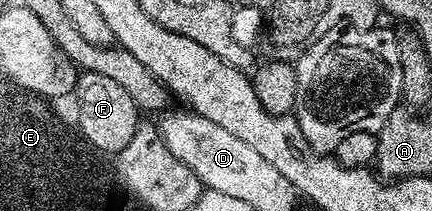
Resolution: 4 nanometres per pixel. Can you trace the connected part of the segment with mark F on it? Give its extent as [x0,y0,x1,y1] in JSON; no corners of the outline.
[74,71,140,153]

